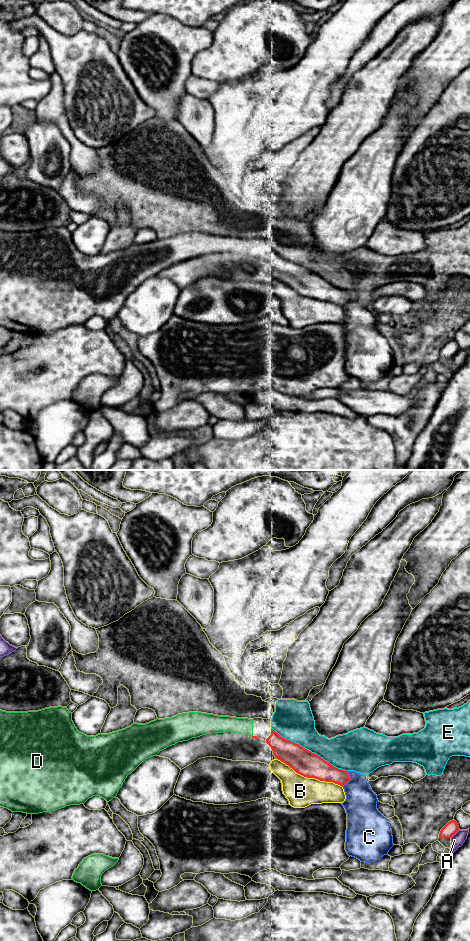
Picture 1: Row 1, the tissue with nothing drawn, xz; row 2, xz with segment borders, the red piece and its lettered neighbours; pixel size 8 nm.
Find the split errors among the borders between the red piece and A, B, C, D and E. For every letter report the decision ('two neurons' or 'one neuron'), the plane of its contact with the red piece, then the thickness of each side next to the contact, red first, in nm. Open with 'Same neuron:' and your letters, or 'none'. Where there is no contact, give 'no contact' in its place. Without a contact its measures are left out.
Same neuron: D
A: two neurons; contact in xz; calibres 110 and 100 nm
B: two neurons; contact in xz; calibres 200 and 240 nm
C: two neurons; contact in xz; calibres 160 and 260 nm
D: one neuron; no contact
E: two neurons; contact in xz; calibres 200 and 300 nm

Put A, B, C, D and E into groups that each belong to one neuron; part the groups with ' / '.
A / B / C / D / E

